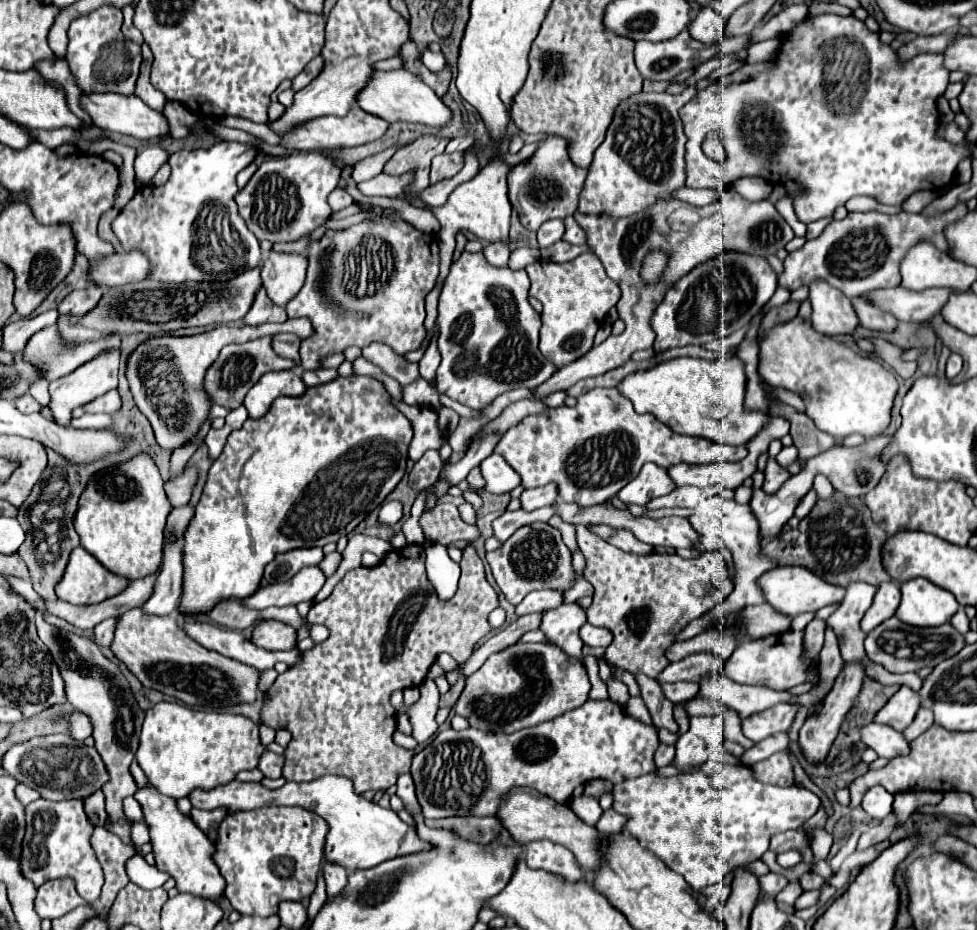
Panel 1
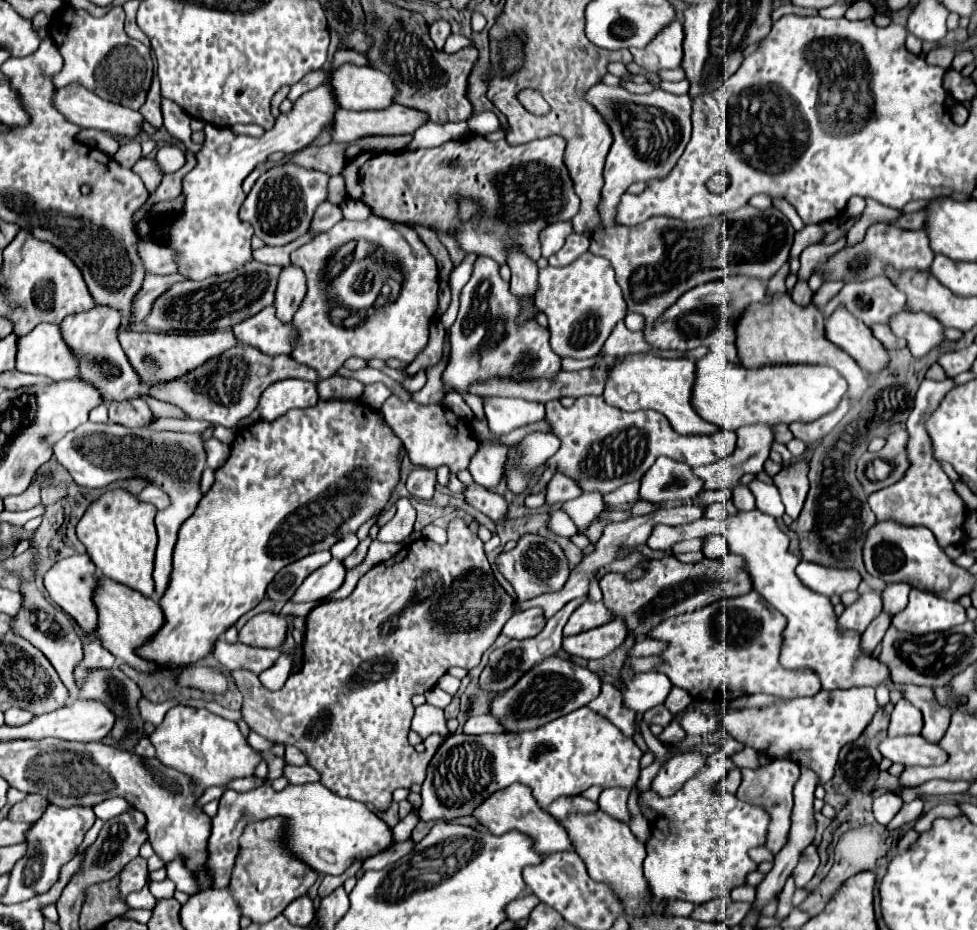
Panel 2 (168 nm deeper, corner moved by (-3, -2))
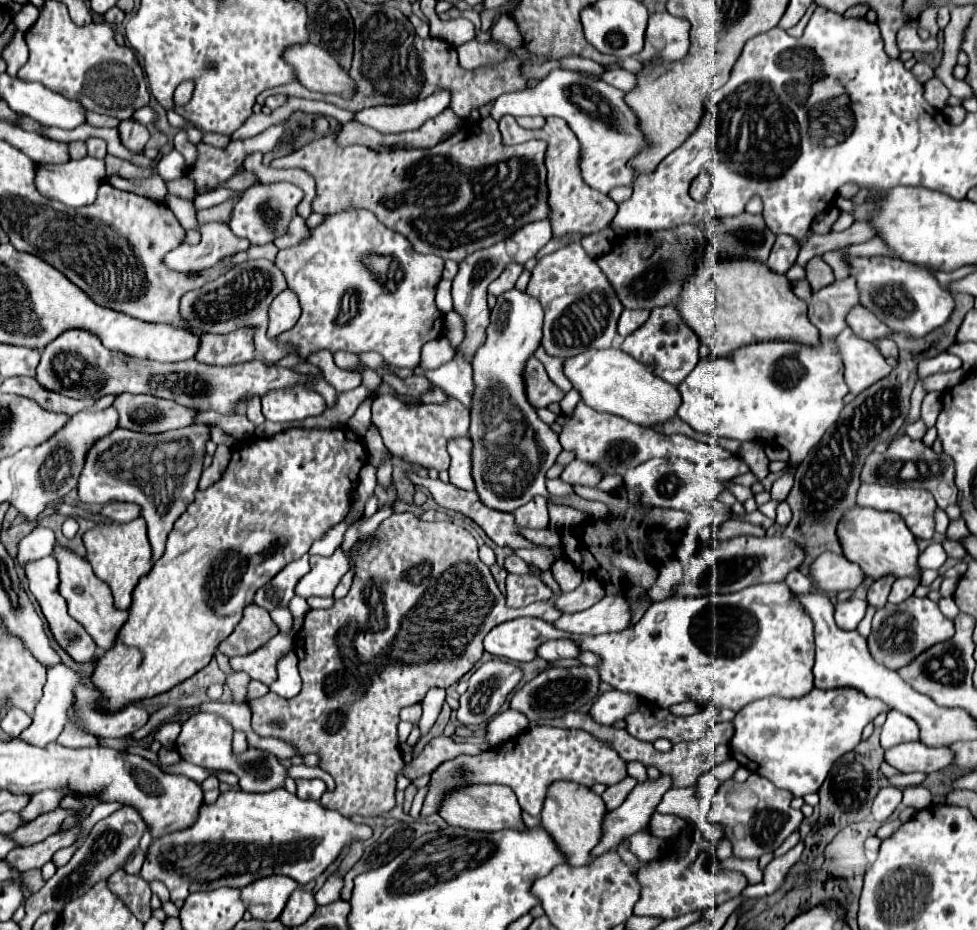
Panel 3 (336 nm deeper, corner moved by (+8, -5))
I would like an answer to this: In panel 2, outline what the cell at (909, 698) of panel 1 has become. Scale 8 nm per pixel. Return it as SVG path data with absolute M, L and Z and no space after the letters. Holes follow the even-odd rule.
M900 699L892 711L888 735L918 735L922 729L922 713L910 701Z

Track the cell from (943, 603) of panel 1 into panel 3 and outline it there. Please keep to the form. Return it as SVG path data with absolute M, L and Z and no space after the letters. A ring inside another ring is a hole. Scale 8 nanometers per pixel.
M927 596L923 598L907 598L901 604L885 604L881 610L875 612L871 634L867 638L869 654L885 668L899 670L907 664L911 664L921 652L929 650L931 646L951 640L953 638L953 622L945 618L935 602L931 602Z

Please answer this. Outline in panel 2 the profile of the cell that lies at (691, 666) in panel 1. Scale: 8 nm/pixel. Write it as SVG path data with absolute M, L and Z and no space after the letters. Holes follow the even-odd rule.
M660 671L638 673L632 681L626 683L622 699L624 705L628 705L628 709L644 713L650 707L664 703L668 689L670 689L670 679L664 673Z

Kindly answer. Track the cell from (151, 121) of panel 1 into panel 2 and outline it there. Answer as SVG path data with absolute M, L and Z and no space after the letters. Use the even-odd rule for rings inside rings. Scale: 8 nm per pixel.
M66 85L66 87L58 89L54 101L56 101L56 107L60 109L60 113L64 113L64 117L68 117L68 121L72 121L76 125L100 129L110 135L118 135L122 139L134 139L138 133L142 133L144 117L140 115L140 111L128 109L128 107L112 103L112 101L104 101L104 99L96 97L94 93L90 93L88 89L84 89L82 85Z

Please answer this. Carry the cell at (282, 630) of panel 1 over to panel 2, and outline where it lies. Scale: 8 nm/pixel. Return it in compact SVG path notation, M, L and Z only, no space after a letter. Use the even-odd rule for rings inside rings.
M258 613L238 631L238 641L264 647L264 649L280 649L288 635L288 623L282 615L276 613Z

